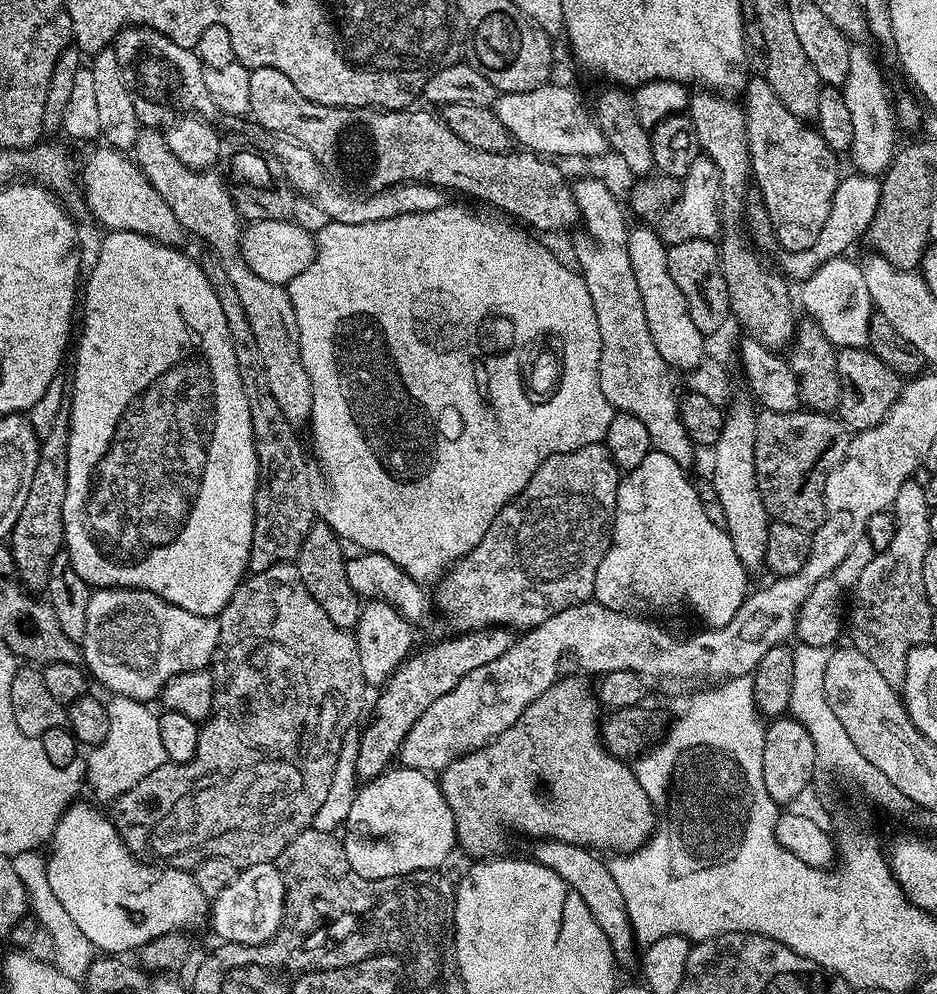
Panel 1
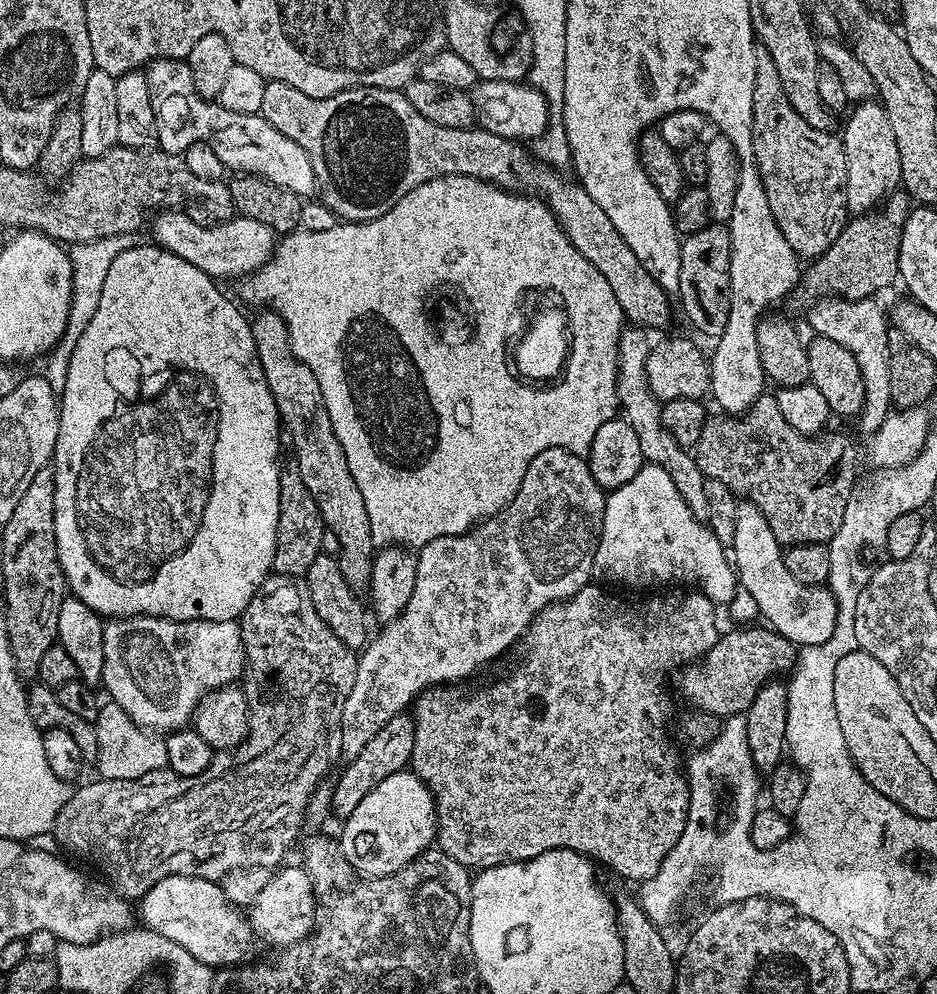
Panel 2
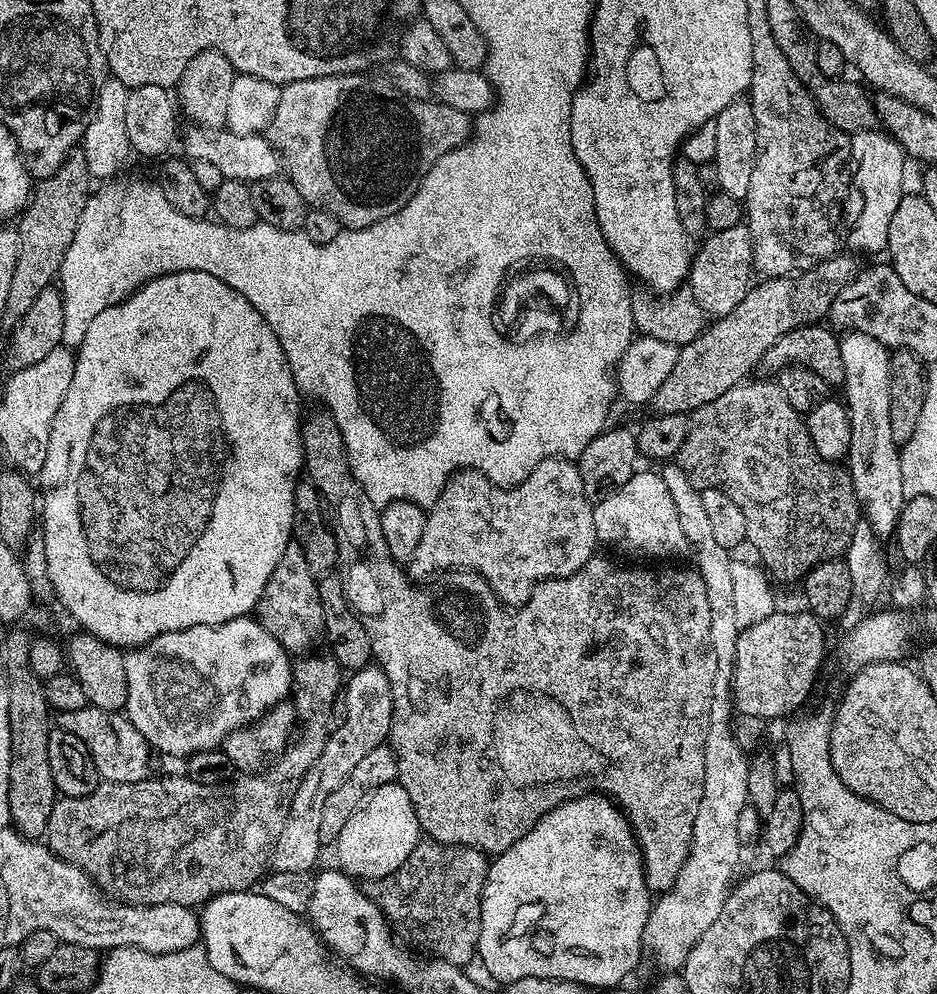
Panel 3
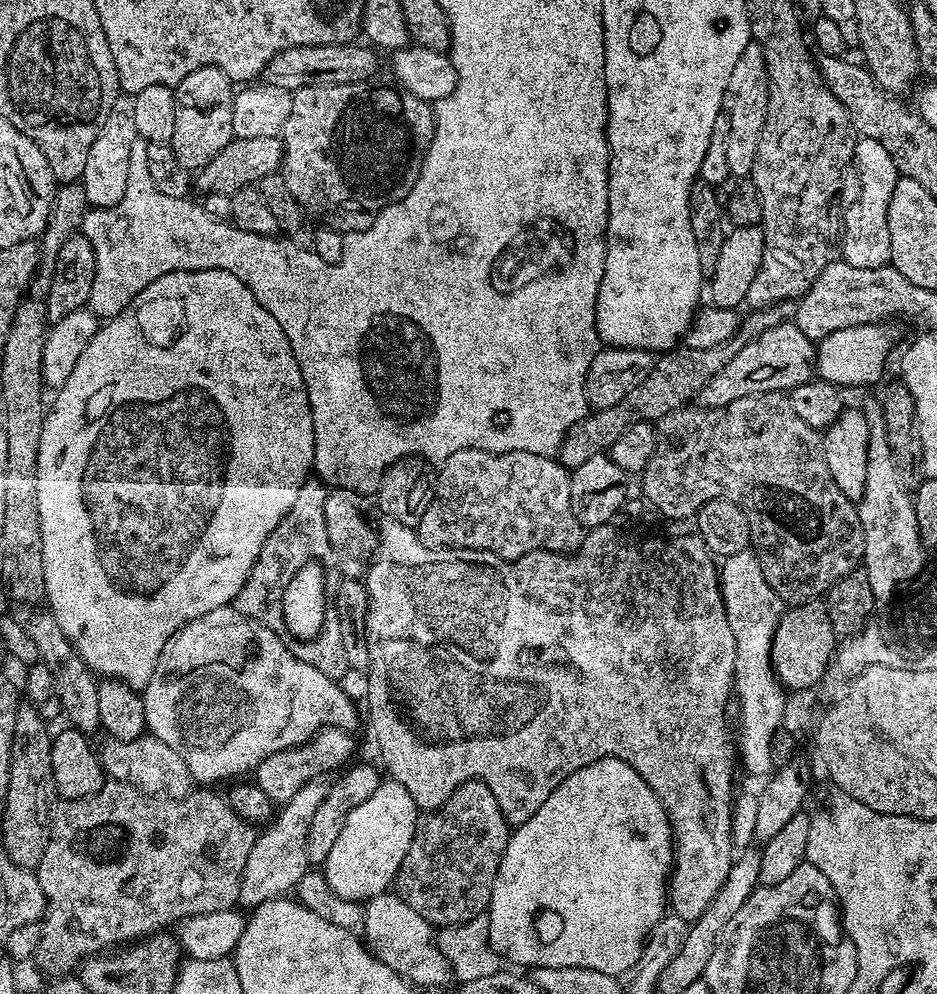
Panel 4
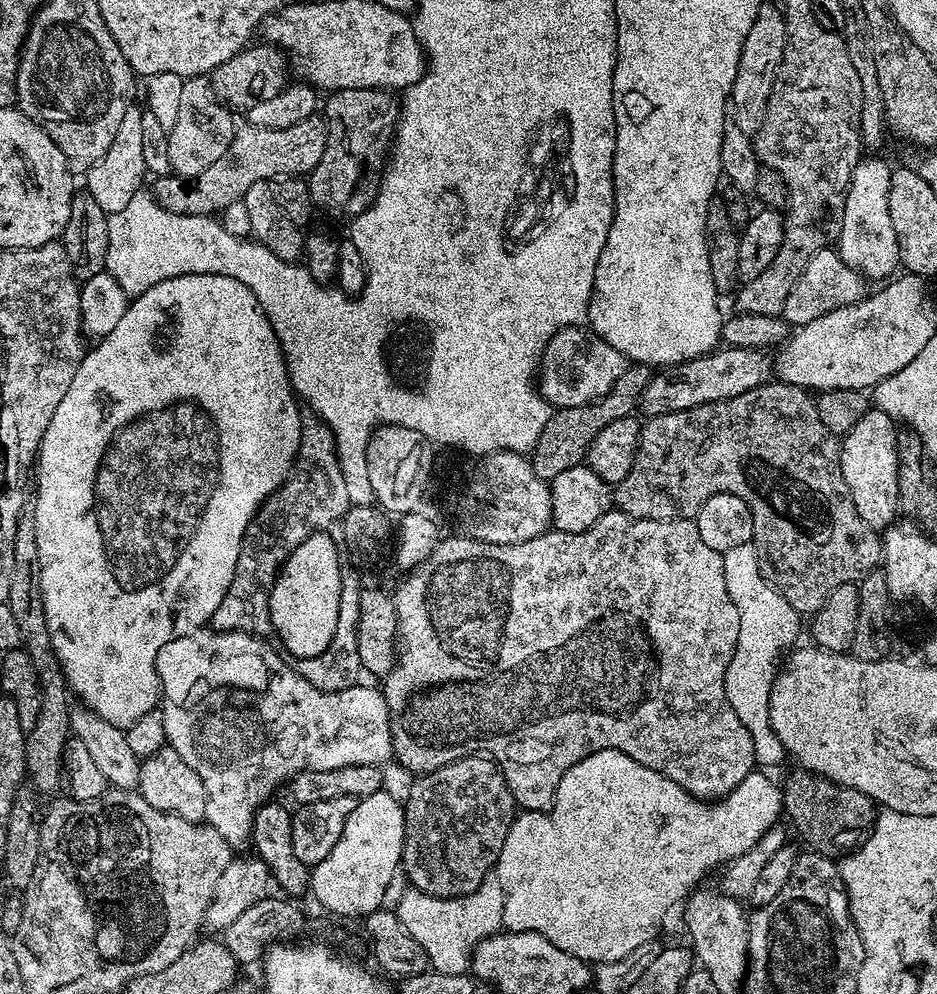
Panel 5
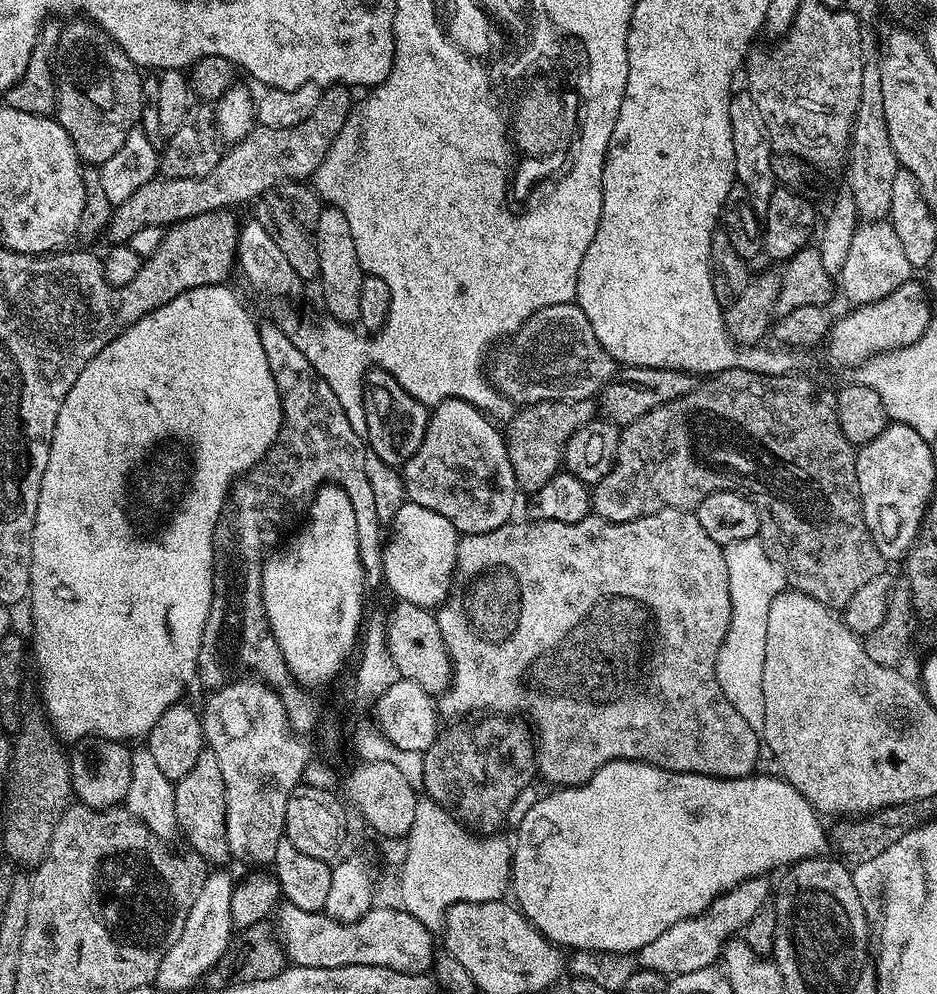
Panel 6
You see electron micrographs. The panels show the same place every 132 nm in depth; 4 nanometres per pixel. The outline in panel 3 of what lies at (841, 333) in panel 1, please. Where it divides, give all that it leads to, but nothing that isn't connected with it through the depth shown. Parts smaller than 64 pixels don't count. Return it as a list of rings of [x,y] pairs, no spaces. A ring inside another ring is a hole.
[[[848,330],[839,337],[842,350],[843,403],[850,418],[850,450],[846,467],[852,473],[856,501],[868,500],[868,484],[896,484],[902,488],[900,448],[890,430],[890,352],[870,334]]]

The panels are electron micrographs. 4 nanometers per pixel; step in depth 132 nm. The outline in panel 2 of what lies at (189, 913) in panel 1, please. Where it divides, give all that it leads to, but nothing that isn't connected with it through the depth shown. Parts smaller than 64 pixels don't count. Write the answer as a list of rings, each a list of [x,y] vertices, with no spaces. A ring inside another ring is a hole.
[[[200,876],[162,878],[139,897],[138,916],[144,919],[145,929],[162,934],[188,950],[199,962],[211,966],[243,965],[251,957],[248,955],[252,947],[258,944],[247,915],[228,900],[217,881],[203,880]]]

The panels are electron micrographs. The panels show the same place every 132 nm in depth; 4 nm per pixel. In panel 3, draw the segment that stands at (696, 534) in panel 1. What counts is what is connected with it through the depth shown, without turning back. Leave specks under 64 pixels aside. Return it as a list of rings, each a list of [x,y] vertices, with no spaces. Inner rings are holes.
[[[637,471],[618,490],[603,497],[592,505],[596,539],[601,545],[609,544],[620,552],[629,552],[632,556],[645,556],[652,562],[655,556],[672,556],[676,548],[684,548],[686,541],[682,526],[678,526],[678,510],[674,510],[674,501],[670,499],[670,490],[662,482],[659,471]]]

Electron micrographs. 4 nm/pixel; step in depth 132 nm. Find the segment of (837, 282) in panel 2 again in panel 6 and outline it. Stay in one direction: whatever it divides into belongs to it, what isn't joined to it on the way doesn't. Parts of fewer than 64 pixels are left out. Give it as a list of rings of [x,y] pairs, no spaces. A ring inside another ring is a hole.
[[[595,399],[543,400],[537,404],[523,405],[506,424],[510,466],[514,466],[517,489],[525,494],[542,490],[542,486],[546,486],[546,482],[561,471],[566,442],[570,442],[579,428],[589,427],[597,416],[598,404]]]

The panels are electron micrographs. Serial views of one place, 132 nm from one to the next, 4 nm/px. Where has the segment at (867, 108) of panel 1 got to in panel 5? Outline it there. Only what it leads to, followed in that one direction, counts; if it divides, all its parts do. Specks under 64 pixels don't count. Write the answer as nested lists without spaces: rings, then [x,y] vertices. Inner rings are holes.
[[[861,159],[856,169],[852,171],[852,184],[848,187],[846,194],[838,251],[842,262],[846,262],[846,266],[855,268],[869,281],[880,279],[883,281],[901,267],[898,238],[894,238],[894,226],[890,222],[892,170],[893,165],[887,164],[884,160]]]

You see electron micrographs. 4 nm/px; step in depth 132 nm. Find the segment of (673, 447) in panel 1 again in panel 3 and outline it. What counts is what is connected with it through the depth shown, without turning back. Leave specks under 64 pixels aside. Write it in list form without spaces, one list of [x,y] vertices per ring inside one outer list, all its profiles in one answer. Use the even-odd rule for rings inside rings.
[[[664,462],[659,465],[658,471],[662,482],[666,482],[666,490],[670,490],[674,510],[678,510],[678,526],[682,526],[687,547],[692,547],[692,552],[696,555],[695,571],[699,572],[702,582],[706,582],[706,598],[710,605],[710,646],[716,663],[704,747],[702,802],[698,806],[698,814],[694,814],[694,834],[690,850],[672,889],[655,897],[644,927],[642,948],[647,959],[649,956],[653,966],[660,968],[656,970],[661,973],[676,974],[683,969],[686,958],[690,958],[694,942],[698,942],[698,938],[702,938],[706,929],[718,919],[718,914],[722,914],[722,906],[733,887],[732,875],[736,872],[736,863],[739,862],[742,851],[738,838],[740,811],[742,806],[750,803],[750,797],[746,790],[748,756],[732,733],[734,650],[742,631],[735,621],[737,613],[734,611],[734,589],[730,575],[734,556],[714,539],[711,523],[702,507],[701,489],[696,488],[690,478],[686,478],[679,464]]]

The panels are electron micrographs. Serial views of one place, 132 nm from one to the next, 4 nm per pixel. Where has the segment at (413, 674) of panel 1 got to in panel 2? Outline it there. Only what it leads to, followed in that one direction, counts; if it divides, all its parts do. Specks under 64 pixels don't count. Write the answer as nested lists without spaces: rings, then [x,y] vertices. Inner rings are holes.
[[[408,714],[390,718],[390,722],[386,722],[386,726],[382,726],[382,730],[378,730],[378,734],[374,734],[374,738],[366,742],[366,746],[362,746],[362,754],[353,756],[347,761],[348,765],[345,766],[344,773],[337,778],[332,788],[331,815],[333,817],[346,818],[354,814],[358,802],[362,802],[362,798],[366,798],[366,794],[370,794],[370,790],[374,790],[378,782],[390,778],[390,774],[405,771],[411,765],[415,725],[411,715]]]

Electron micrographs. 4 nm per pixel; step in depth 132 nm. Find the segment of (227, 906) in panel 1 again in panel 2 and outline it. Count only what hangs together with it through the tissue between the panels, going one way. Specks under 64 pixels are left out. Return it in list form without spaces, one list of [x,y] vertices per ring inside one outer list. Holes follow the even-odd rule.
[[[302,866],[288,867],[281,867],[272,875],[266,890],[258,894],[246,912],[248,923],[252,925],[257,937],[261,941],[269,940],[272,944],[280,944],[279,946],[291,946],[308,939],[318,924],[318,901],[308,872]]]

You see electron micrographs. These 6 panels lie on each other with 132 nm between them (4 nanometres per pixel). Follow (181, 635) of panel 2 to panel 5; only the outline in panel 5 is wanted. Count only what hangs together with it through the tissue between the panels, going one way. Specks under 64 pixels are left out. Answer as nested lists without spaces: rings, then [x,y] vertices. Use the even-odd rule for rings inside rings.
[[[205,626],[162,644],[156,655],[156,673],[160,679],[158,711],[167,747],[173,748],[178,758],[202,780],[206,798],[204,820],[226,838],[233,850],[240,850],[251,841],[257,812],[275,797],[272,795],[276,788],[283,784],[285,787],[291,777],[300,772],[346,766],[384,766],[394,756],[392,713],[379,687],[357,686],[341,692],[325,692],[299,676],[268,642],[248,632],[217,632]]]

